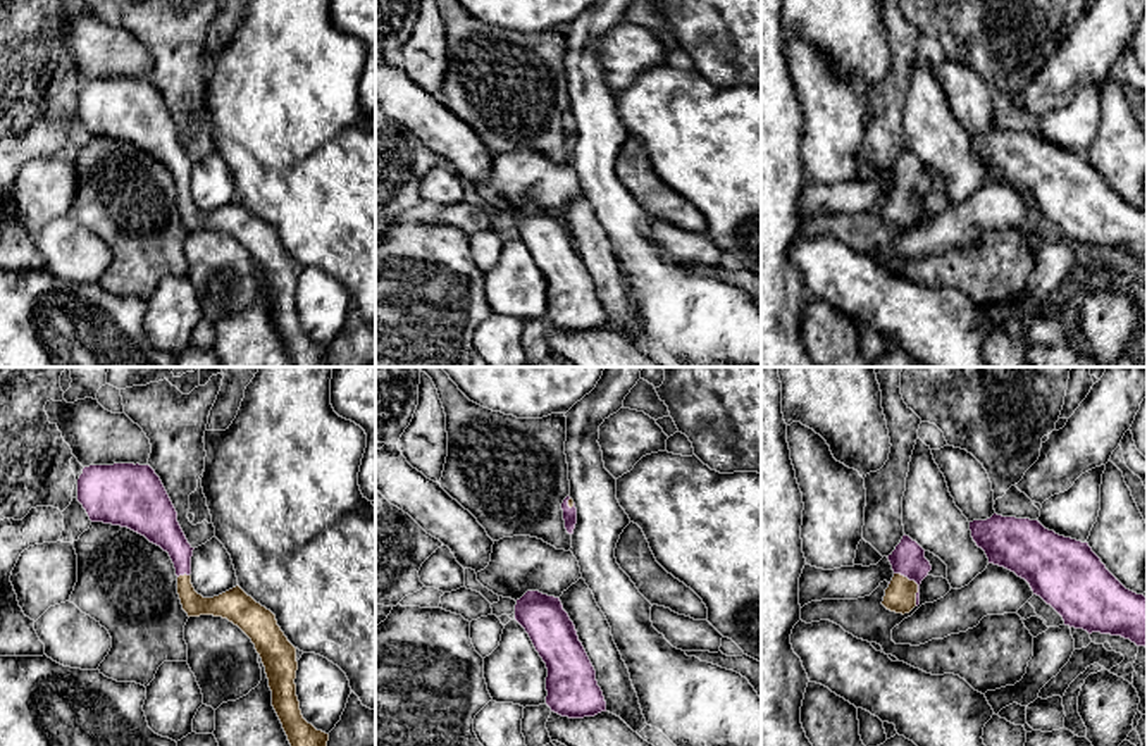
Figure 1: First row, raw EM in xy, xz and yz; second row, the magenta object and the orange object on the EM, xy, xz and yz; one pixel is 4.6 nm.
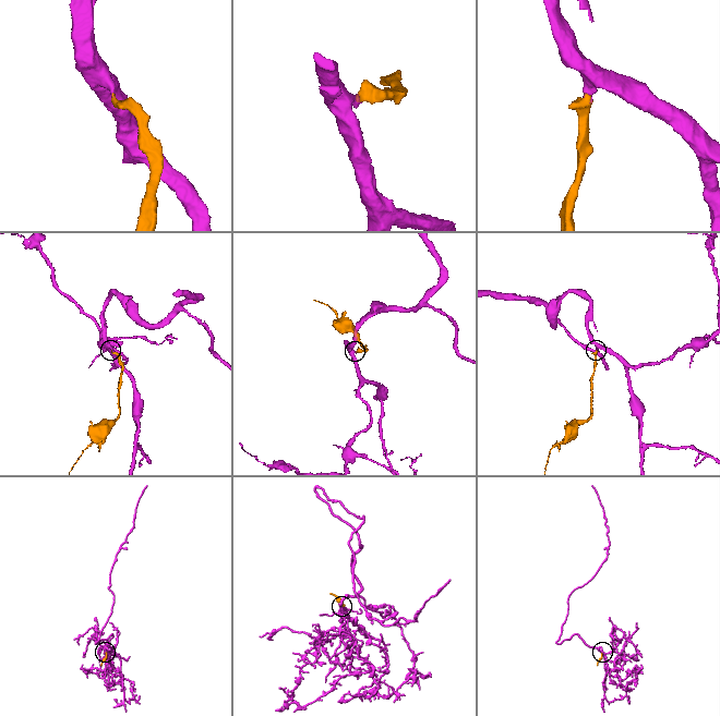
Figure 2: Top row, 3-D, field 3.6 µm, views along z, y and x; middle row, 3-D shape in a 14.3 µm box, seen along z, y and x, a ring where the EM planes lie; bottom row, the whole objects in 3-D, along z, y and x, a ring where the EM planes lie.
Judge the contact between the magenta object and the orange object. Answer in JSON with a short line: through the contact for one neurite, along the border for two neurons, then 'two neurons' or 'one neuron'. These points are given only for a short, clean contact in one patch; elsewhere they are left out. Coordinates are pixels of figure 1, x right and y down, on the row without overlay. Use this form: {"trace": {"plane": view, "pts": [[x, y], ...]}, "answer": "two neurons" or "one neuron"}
{"trace": {"plane": "yz", "pts": [[908, 173], [910, 190], [917, 197], [899, 211]]}, "answer": "one neuron"}

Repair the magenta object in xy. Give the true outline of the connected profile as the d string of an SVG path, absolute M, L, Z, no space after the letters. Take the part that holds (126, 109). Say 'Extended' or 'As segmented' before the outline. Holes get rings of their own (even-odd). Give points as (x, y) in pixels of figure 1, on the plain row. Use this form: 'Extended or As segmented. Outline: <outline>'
Extended. Outline: M140 78L90 79L78 93L78 115L91 136L127 141L169 167L177 208L188 231L214 229L238 239L262 272L272 320L294 367L327 367L329 348L308 338L296 310L296 262L288 255L276 229L239 200L203 212L191 198L193 160L155 84Z

